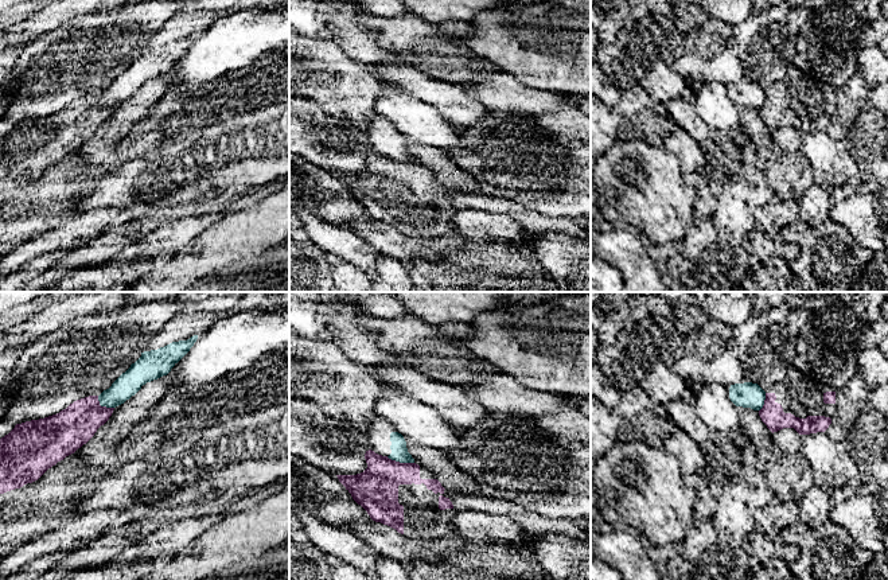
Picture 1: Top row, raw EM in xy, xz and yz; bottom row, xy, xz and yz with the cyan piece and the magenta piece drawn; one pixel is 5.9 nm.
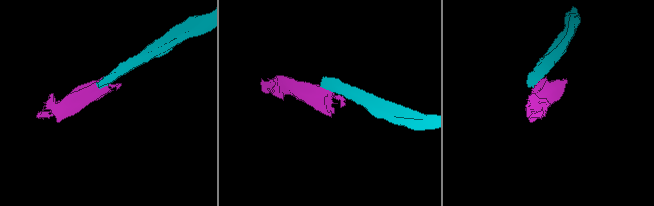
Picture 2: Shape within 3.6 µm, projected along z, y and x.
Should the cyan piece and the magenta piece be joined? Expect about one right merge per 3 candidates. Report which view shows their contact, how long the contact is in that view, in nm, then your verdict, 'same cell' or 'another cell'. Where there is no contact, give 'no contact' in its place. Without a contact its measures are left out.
xz | 170 nm | another cell

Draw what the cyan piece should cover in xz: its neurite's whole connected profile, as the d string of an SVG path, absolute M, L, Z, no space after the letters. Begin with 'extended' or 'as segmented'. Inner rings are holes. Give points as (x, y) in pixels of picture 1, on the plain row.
extended; M377 113L367 114L367 122L357 122L348 120L358 131L358 140L369 145L378 153L387 155L400 161L414 161L414 157L408 151L408 145L413 143L409 136L402 135L396 129L393 122Z

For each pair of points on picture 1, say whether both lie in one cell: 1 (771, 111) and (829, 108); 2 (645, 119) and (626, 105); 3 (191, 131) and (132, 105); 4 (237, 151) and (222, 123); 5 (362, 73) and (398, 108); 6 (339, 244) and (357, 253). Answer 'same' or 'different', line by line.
1: same
2: same
3: different
4: same
5: different
6: same

